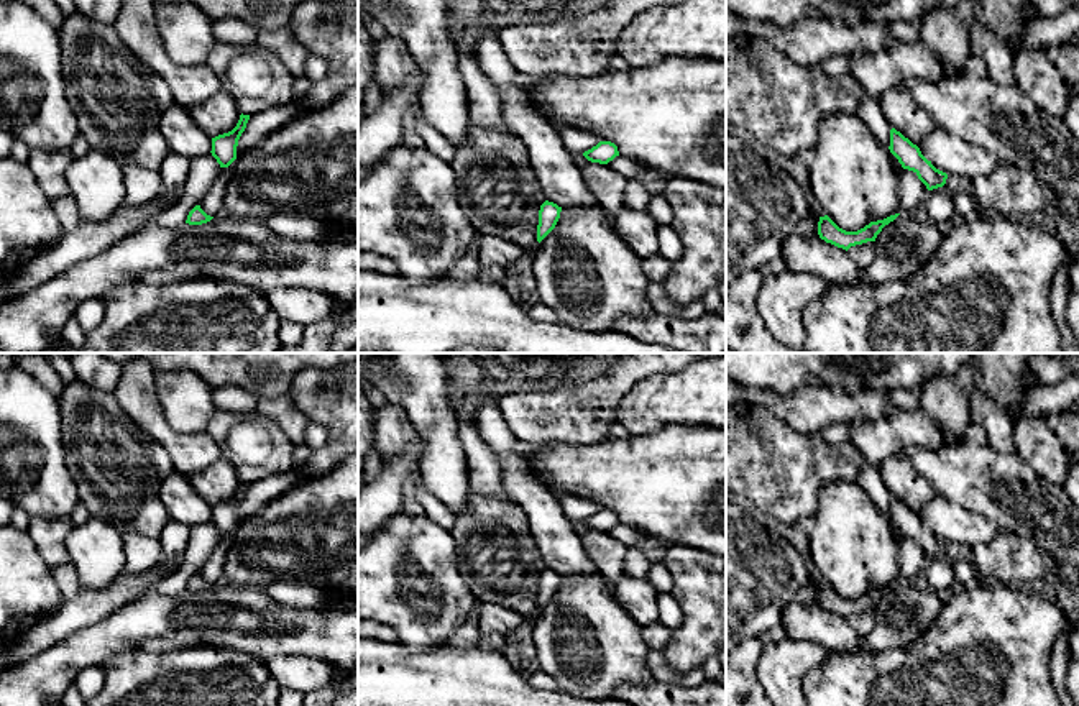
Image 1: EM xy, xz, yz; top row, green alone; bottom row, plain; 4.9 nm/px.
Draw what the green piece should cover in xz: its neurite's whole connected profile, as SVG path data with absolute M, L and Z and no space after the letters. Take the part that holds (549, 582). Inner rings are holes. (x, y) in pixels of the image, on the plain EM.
M545 568L539 578L537 609L540 611L557 593L562 575Z

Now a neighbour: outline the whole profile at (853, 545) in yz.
M828 481L818 493L810 558L826 583L843 598L857 599L870 589L900 581L898 540L884 514L857 481Z

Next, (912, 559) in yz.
M903 537L898 547L900 583L907 583L925 570L928 557L918 547L916 540Z

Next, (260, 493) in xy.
M292 465L287 471L266 476L250 484L236 514L236 525L258 512L264 504L284 494L302 479L304 465Z

